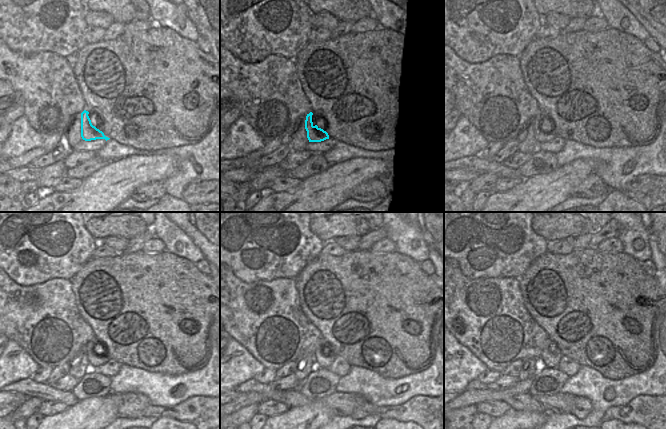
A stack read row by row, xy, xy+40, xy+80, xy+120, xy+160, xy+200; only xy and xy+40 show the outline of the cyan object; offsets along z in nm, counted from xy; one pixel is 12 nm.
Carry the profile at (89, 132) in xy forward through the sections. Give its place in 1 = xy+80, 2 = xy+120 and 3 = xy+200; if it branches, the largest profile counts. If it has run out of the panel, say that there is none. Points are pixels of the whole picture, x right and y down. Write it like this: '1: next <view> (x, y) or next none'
1: next xy+80 (542, 135)
2: next xy+120 (95, 356)
3: next xy+200 (547, 359)

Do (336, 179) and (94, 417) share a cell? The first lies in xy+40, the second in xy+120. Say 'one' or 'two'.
one

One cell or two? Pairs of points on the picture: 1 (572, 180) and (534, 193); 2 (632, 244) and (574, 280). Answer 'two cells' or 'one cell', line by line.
1: one cell
2: two cells

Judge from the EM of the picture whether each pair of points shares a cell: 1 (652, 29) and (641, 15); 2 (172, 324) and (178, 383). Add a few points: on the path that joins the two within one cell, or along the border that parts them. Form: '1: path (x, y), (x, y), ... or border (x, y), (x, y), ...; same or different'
1: path (652, 26), (644, 18); same
2: border (200, 369), (179, 374), (154, 373); different

